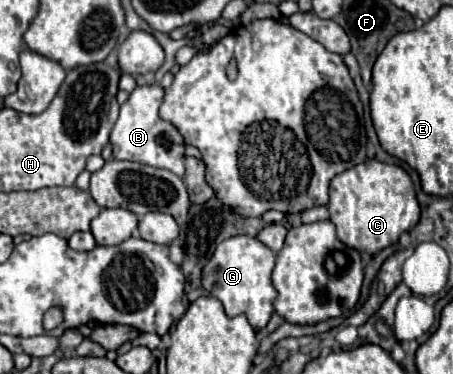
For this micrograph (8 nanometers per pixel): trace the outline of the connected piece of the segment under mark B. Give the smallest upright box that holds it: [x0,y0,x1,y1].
[110,84,184,178]

